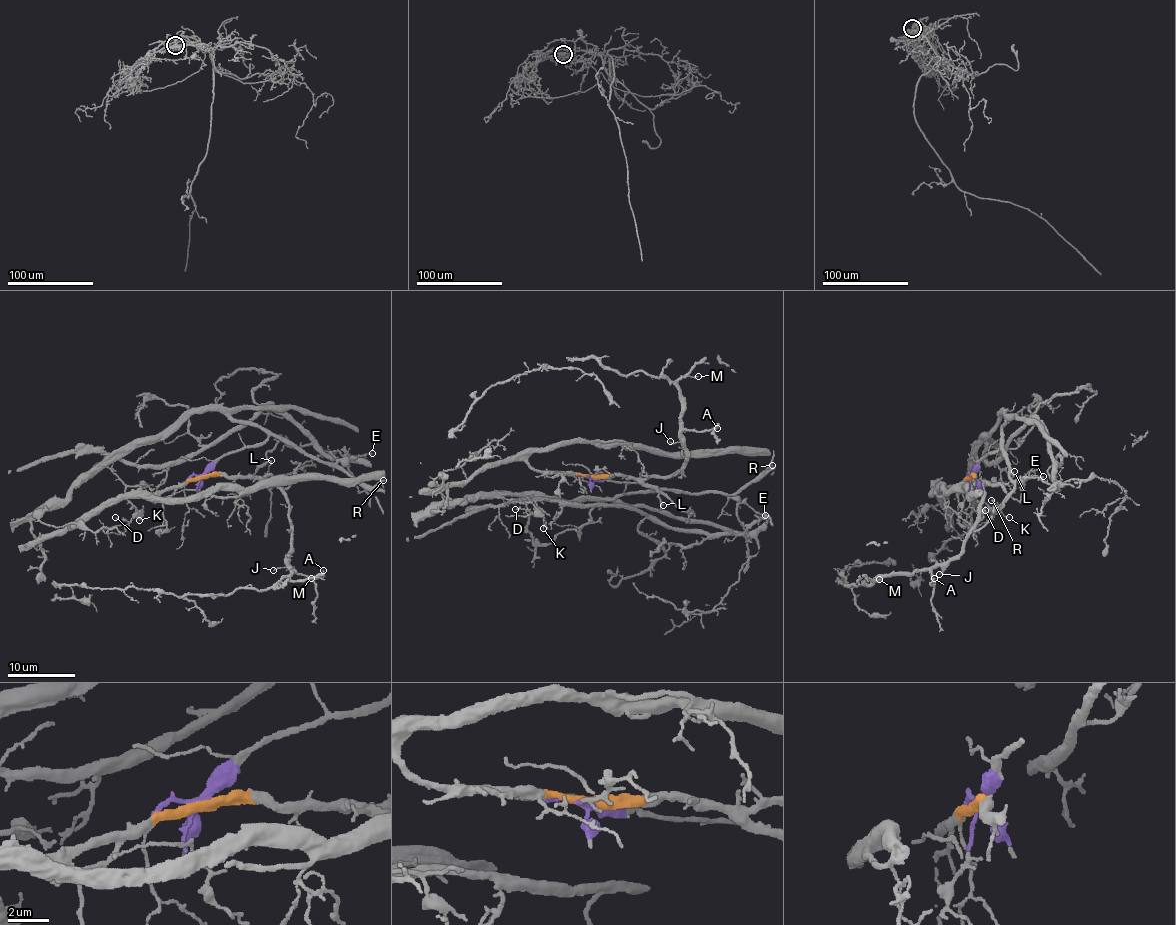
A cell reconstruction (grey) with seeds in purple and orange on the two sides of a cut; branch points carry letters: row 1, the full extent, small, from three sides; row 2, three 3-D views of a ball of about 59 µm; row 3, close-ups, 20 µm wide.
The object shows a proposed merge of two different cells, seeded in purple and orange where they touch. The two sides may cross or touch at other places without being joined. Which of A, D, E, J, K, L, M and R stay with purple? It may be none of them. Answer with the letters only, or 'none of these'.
D, E, K, R

